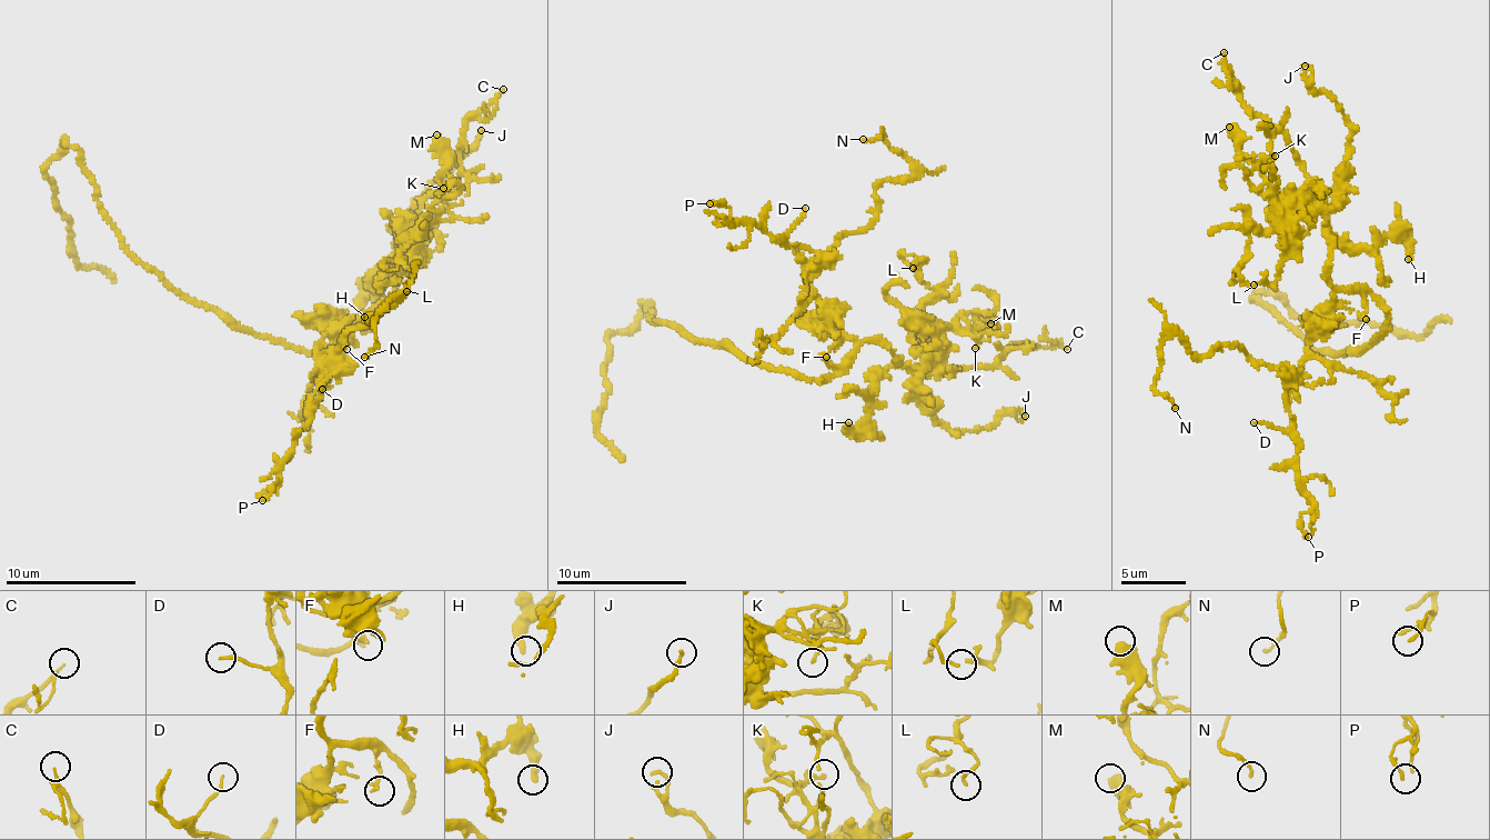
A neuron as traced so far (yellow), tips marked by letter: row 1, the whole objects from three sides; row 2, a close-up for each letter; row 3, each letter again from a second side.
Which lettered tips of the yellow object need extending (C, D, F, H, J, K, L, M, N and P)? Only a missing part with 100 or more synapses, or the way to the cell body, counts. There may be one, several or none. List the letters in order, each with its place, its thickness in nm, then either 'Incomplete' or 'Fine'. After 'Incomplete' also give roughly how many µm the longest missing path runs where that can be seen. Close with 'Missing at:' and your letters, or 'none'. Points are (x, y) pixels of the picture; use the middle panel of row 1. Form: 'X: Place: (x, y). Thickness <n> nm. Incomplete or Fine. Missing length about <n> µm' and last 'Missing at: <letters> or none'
C: Place: (1067, 349). Thickness 130 nm. Fine
D: Place: (805, 208). Thickness 140 nm. Fine
F: Place: (826, 357). Thickness 150 nm. Fine
H: Place: (848, 422). Thickness 280 nm. Fine
J: Place: (1025, 416). Thickness 190 nm. Fine
K: Place: (975, 348). Thickness 140 nm. Fine
L: Place: (913, 268). Thickness 140 nm. Fine
M: Place: (990, 323). Thickness 360 nm. Fine
N: Place: (863, 139). Thickness 150 nm. Fine
P: Place: (710, 203). Thickness 150 nm. Fine
Missing at: none

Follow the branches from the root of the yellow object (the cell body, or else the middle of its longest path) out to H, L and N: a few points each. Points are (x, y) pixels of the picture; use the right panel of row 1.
H: (1362, 346), (1380, 336), (1383, 307), (1368, 291), (1331, 284), (1329, 237), (1355, 249), (1401, 240), (1408, 259)
L: (1362, 346), (1388, 319), (1368, 291), (1331, 284), (1325, 214), (1298, 204), (1249, 233), (1239, 273), (1254, 284)
N: (1362, 346), (1388, 319), (1349, 288), (1295, 370), (1227, 344), (1191, 354), (1169, 336), (1155, 389), (1175, 408)

